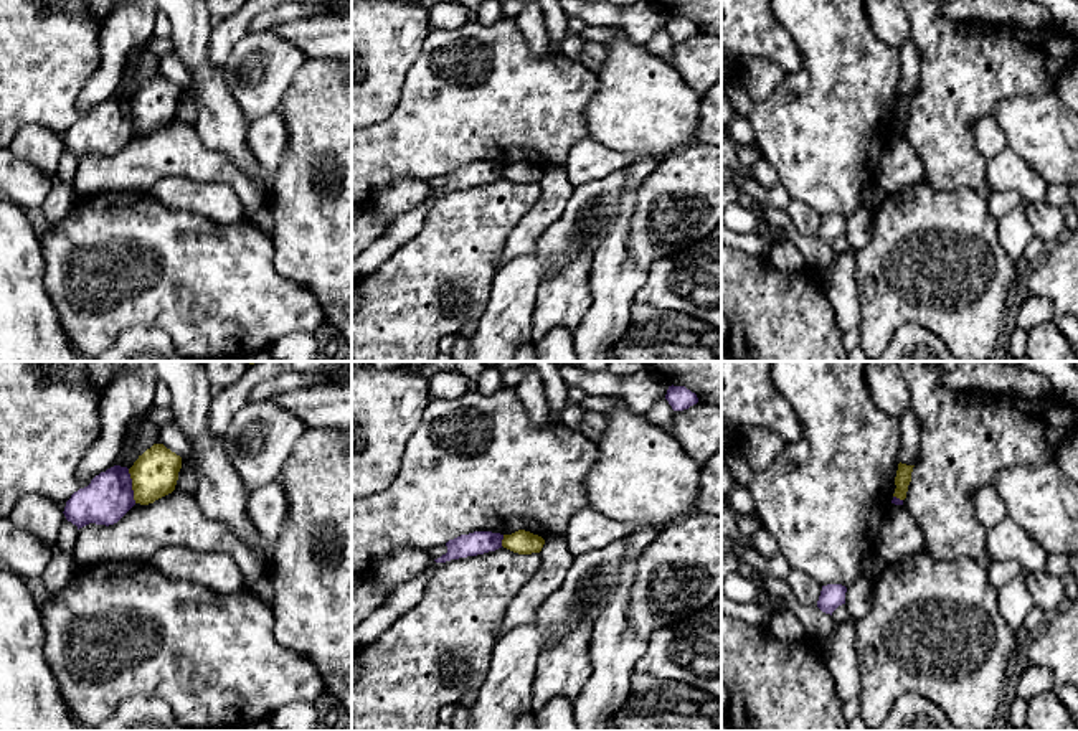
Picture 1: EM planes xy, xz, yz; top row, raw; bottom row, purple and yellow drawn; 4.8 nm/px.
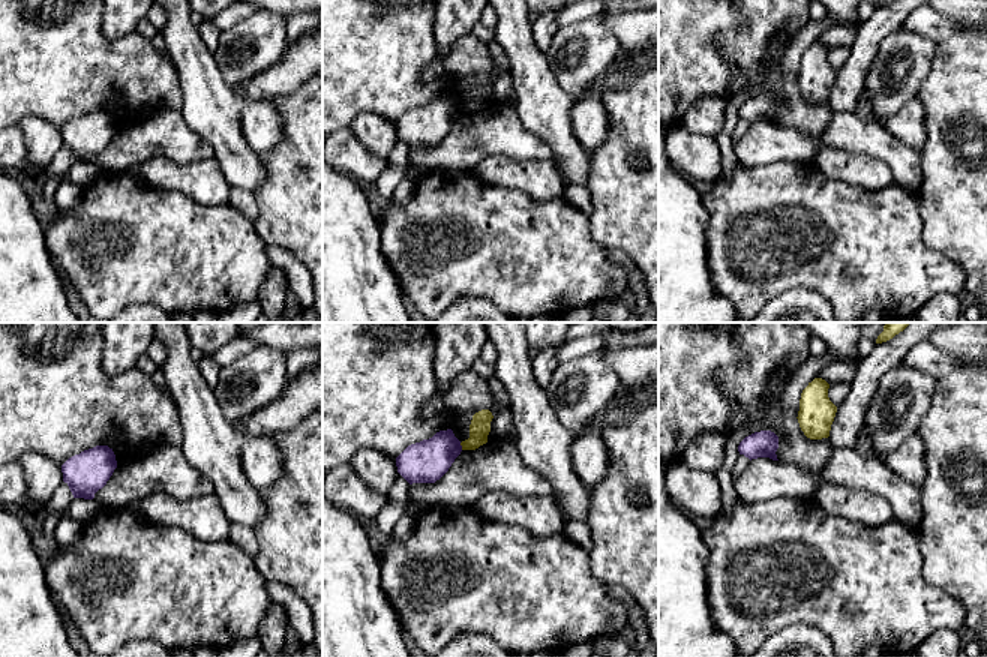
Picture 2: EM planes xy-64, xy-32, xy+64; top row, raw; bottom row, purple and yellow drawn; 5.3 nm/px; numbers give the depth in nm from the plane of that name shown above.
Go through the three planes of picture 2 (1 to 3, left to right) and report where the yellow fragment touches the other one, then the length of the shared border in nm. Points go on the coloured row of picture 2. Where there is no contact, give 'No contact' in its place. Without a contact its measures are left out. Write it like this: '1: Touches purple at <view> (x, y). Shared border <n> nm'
1: No contact
2: Touches purple at xy-32 (461, 446). Shared border 40 nm
3: No contact

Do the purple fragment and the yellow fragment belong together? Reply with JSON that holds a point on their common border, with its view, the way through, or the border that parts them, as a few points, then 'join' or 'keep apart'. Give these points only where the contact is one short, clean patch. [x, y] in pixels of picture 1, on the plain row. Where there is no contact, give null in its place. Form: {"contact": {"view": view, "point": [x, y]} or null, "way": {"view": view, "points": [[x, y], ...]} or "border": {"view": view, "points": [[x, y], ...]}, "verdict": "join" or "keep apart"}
{"contact": {"view": "xy", "point": [131, 116]}, "border": {"view": "xy", "points": [[127, 99], [136, 132]]}, "verdict": "keep apart"}

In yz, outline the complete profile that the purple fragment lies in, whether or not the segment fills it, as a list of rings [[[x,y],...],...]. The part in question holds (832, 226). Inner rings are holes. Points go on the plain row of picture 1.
[[[827,215],[822,216],[819,231],[817,231],[817,238],[825,243],[830,244],[842,234],[845,234],[845,223],[847,218],[842,215]]]

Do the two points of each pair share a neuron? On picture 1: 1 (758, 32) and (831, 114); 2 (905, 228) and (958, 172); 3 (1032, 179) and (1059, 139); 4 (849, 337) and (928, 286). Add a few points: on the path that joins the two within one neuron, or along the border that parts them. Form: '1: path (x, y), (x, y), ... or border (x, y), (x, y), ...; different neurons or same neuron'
1: border (788, 33), (798, 48), (801, 65), (784, 75); different neurons
2: border (925, 179), (938, 188), (971, 187), (979, 193); different neurons
3: border (1009, 146), (1049, 183); different neurons
4: border (857, 327), (859, 344); different neurons

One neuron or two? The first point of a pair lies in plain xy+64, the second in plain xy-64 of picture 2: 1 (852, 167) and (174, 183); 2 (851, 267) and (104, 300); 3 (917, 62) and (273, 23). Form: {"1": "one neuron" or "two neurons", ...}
{"1": "one neuron", "2": "one neuron", "3": "one neuron"}

